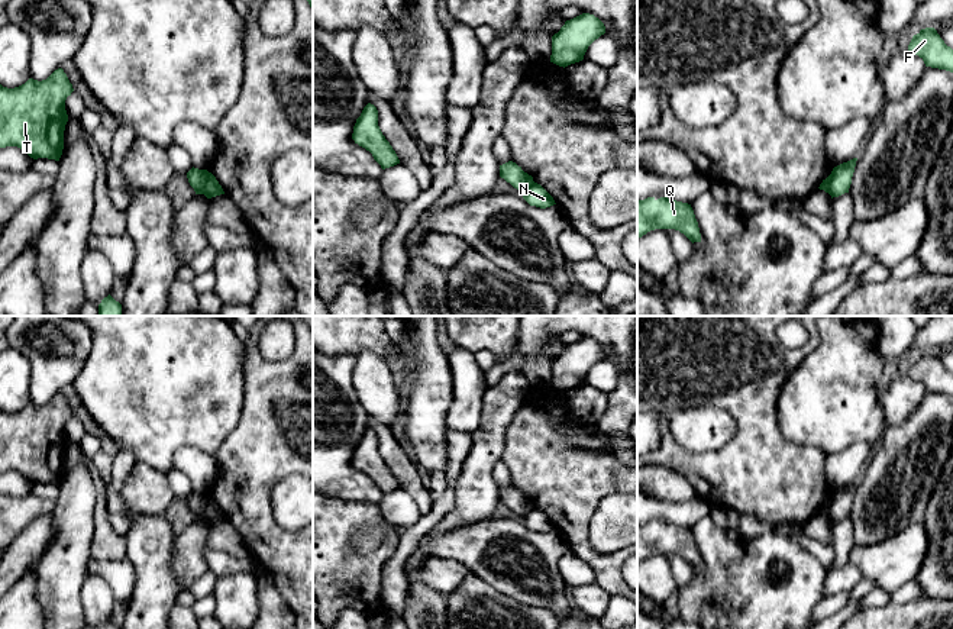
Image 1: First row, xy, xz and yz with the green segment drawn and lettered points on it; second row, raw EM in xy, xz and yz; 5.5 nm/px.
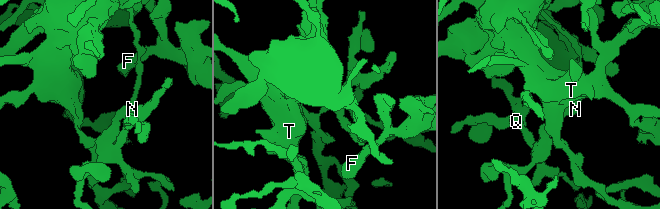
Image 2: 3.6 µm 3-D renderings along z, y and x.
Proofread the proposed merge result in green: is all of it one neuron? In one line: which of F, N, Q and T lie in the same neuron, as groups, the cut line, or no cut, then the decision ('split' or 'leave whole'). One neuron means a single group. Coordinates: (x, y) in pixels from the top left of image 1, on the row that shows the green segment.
F Q T / N | xy (207, 171), (202, 193) | split

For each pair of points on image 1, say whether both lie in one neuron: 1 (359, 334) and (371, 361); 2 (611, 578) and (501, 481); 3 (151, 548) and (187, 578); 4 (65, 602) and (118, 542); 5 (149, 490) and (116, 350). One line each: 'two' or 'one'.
1: two
2: two
3: two
4: two
5: two

